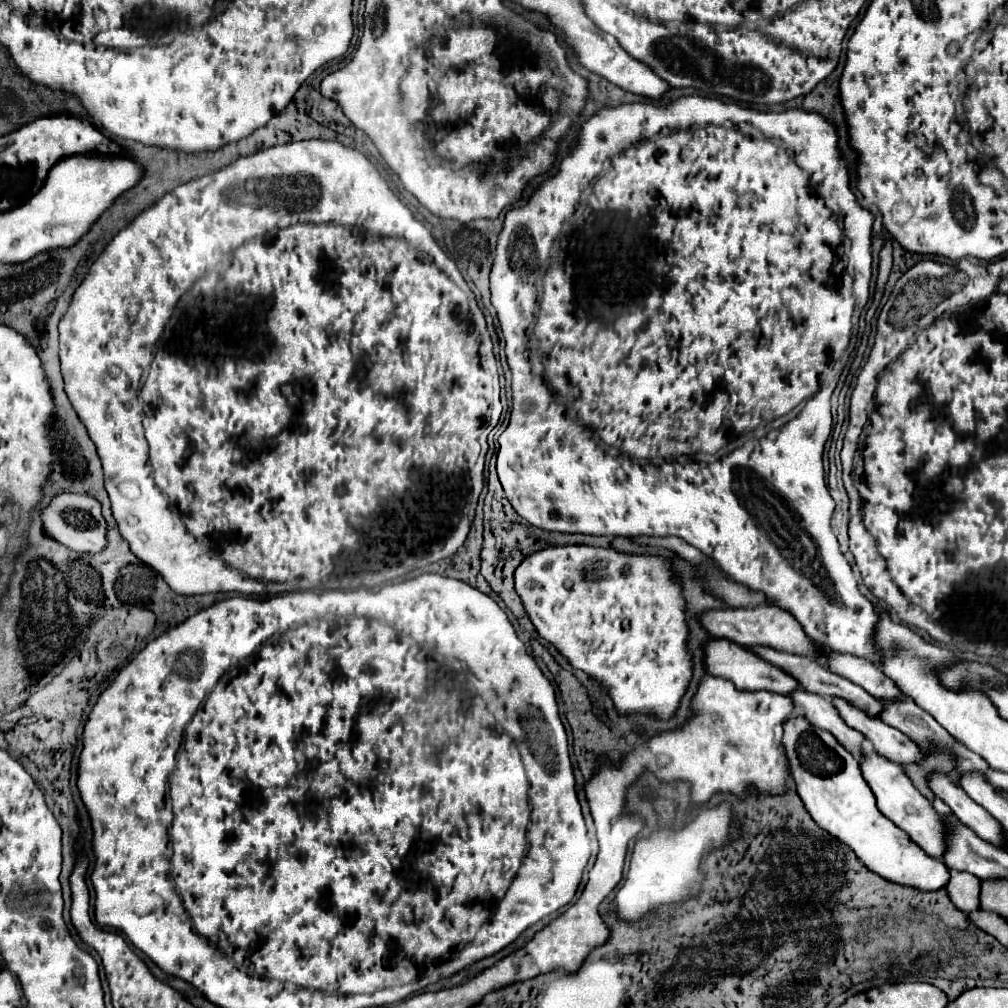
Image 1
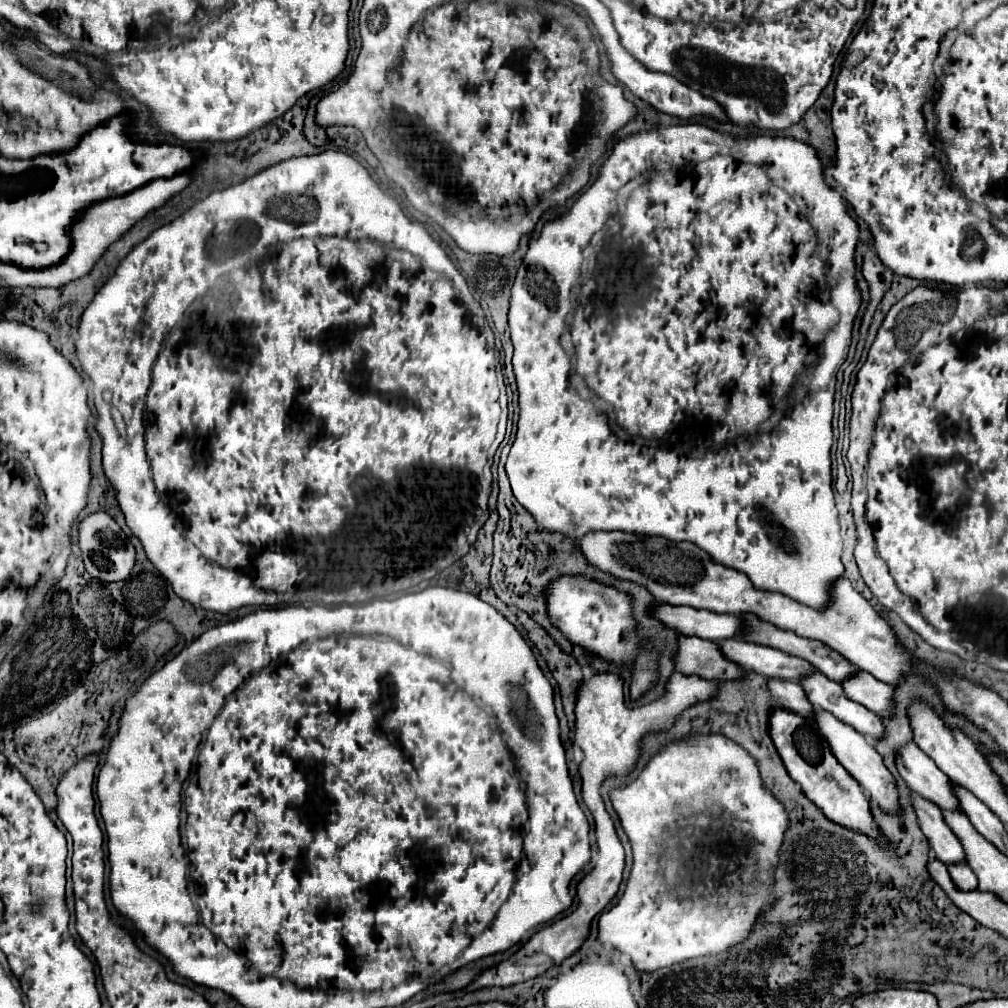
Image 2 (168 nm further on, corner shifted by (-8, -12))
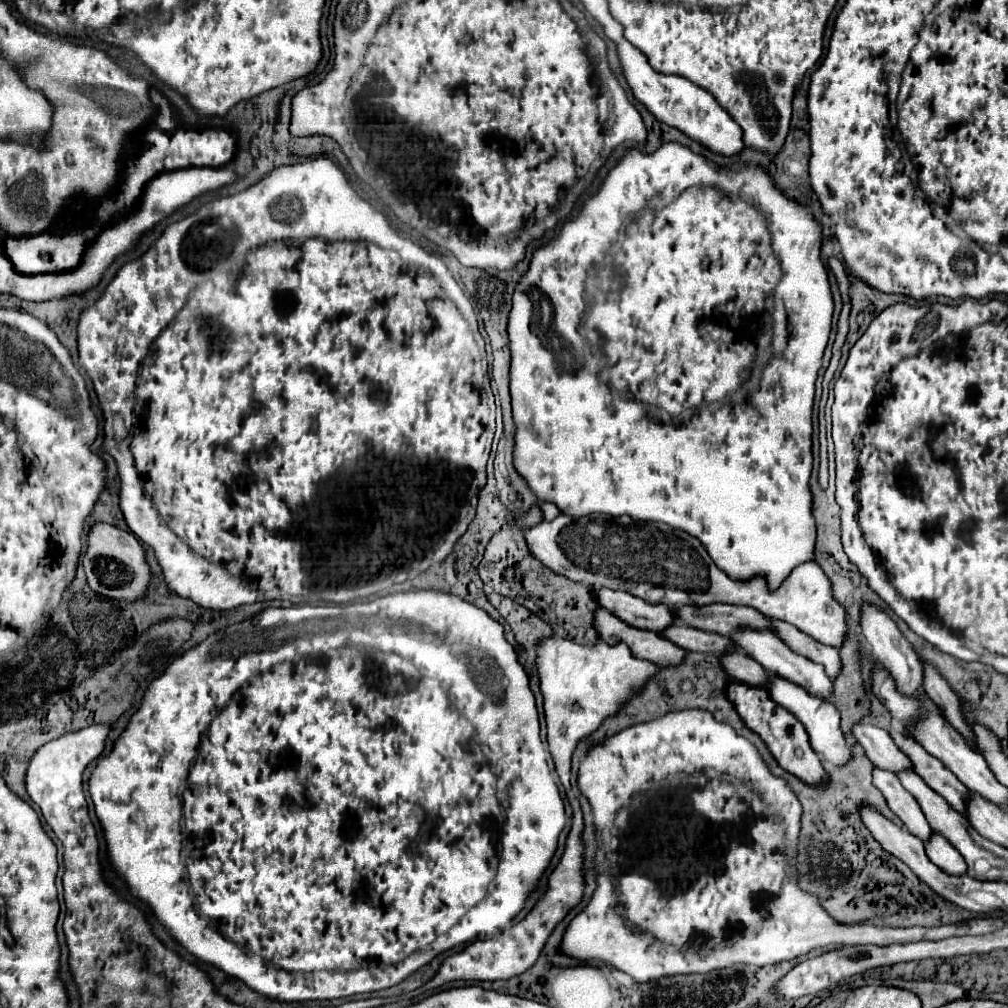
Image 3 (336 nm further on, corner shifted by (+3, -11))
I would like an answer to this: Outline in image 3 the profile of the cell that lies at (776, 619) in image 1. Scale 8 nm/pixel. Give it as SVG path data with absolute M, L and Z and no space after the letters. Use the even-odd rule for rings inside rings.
M593 589L595 599L599 599L599 605L611 611L615 617L623 619L625 623L641 623L635 627L647 627L649 631L663 631L669 627L675 617L673 611L667 605L651 605L645 603L643 599L637 599L633 595L627 595L625 591L613 591L613 589ZM647 623L647 625L645 625ZM649 623L661 623L661 625L649 625Z

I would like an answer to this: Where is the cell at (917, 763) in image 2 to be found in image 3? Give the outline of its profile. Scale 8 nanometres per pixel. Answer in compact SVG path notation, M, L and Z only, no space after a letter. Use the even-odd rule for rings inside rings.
M859 721L855 723L855 727L851 727L851 733L855 741L865 749L865 755L875 767L883 767L891 773L899 773L901 769L913 767L907 755L899 751L899 747L893 743L885 729L879 729L867 721Z

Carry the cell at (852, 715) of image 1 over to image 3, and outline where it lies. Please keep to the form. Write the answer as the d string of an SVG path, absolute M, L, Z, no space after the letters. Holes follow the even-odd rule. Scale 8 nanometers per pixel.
M735 631L735 635L731 635L729 639L735 639L735 643L739 643L739 647L743 647L745 655L753 657L759 665L767 667L767 673L775 673L785 679L791 679L793 683L805 687L813 695L821 695L821 697L831 695L831 679L825 675L823 667L819 667L817 663L809 661L803 655L793 653L777 635L771 635L769 631Z

